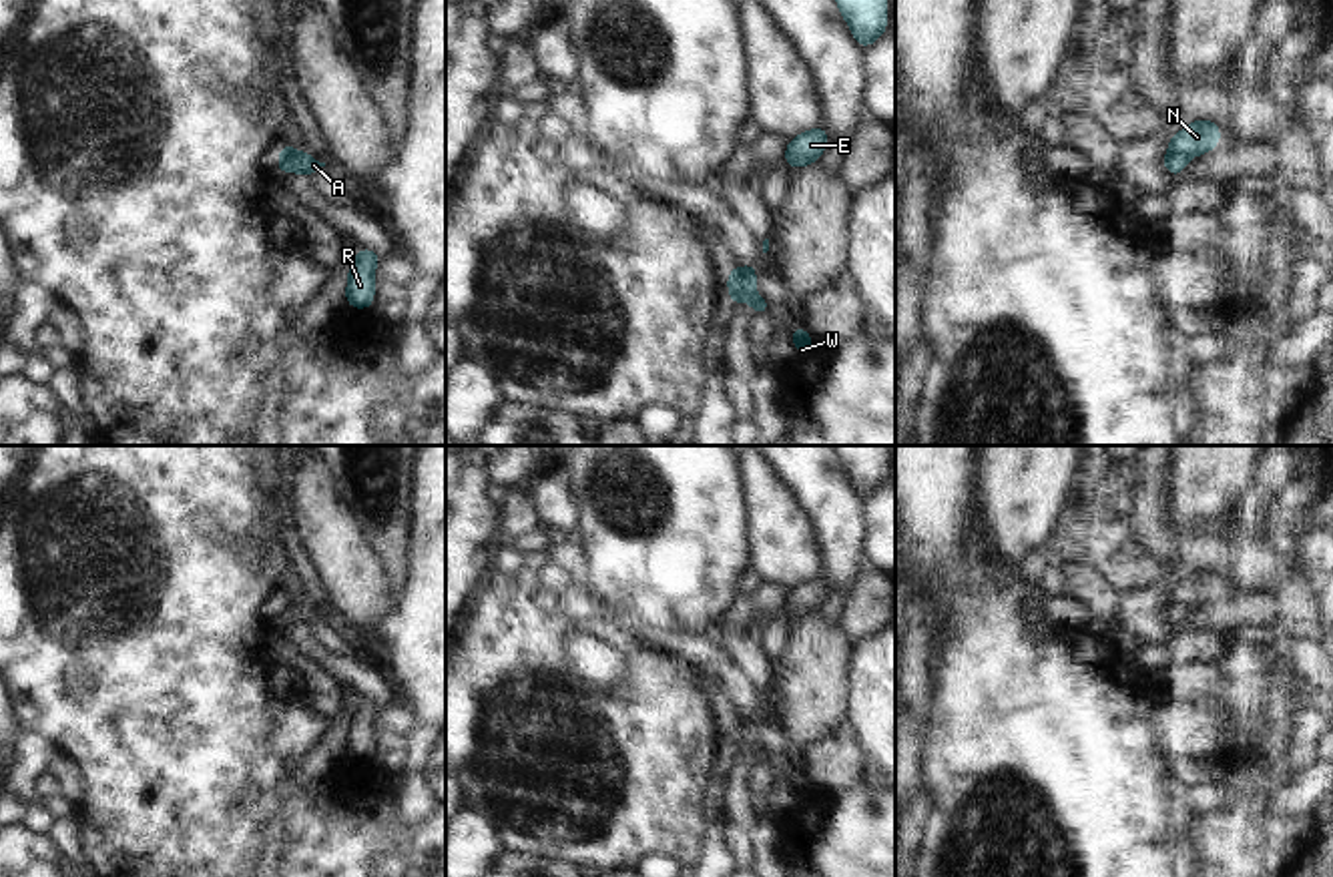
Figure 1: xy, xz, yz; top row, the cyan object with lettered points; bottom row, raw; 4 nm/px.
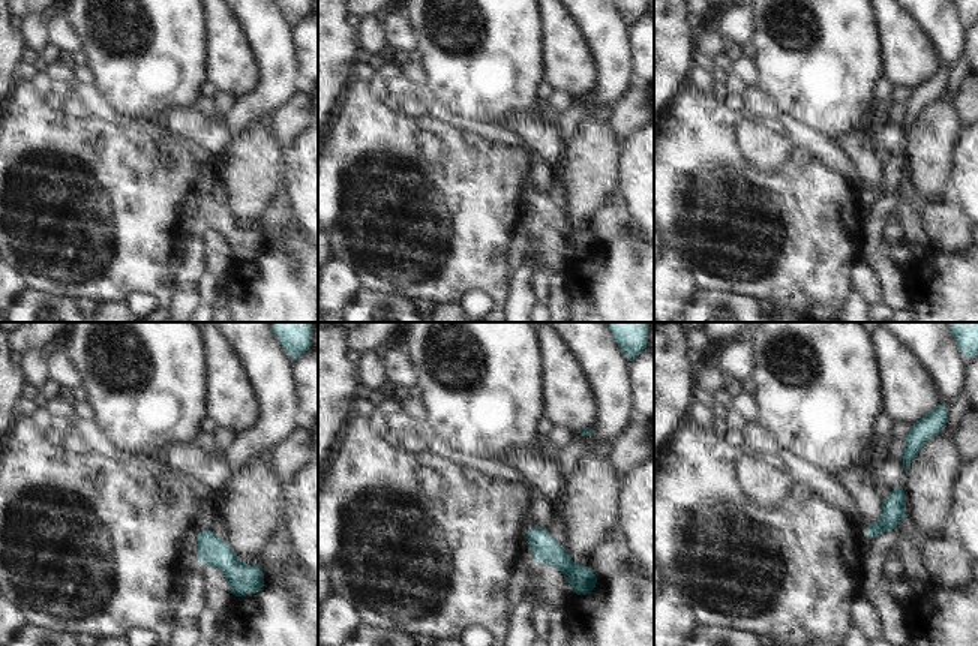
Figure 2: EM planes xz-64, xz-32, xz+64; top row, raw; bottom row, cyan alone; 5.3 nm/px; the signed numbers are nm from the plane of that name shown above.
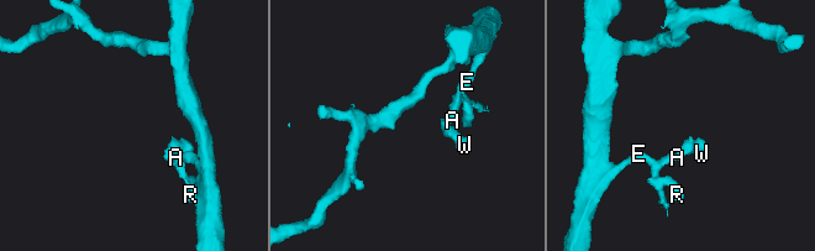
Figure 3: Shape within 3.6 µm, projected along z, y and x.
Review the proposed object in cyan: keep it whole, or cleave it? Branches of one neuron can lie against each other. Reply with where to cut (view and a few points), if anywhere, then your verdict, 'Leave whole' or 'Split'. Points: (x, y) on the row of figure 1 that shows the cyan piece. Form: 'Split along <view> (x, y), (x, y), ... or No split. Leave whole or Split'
Split along yz (1169, 151), (1187, 157). Split

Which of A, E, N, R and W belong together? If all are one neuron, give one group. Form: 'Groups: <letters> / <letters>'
Groups: A E R / N W

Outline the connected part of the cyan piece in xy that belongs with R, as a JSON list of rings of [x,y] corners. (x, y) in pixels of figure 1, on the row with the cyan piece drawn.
[[[365,247],[349,261],[349,283],[345,289],[347,305],[353,309],[373,307],[373,271],[379,255]]]

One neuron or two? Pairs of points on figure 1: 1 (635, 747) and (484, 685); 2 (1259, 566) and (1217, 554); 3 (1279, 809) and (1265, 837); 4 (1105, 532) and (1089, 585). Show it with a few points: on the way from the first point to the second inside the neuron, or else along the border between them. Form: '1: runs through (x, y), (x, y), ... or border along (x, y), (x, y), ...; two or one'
1: runs through (597, 743), (589, 739), (537, 737), (522, 723); one
2: runs through (1249, 562), (1227, 554); one
3: border along (1265, 805), (1271, 817), (1301, 815), (1305, 819); two
4: border along (1062, 564), (1087, 562), (1123, 595); two

